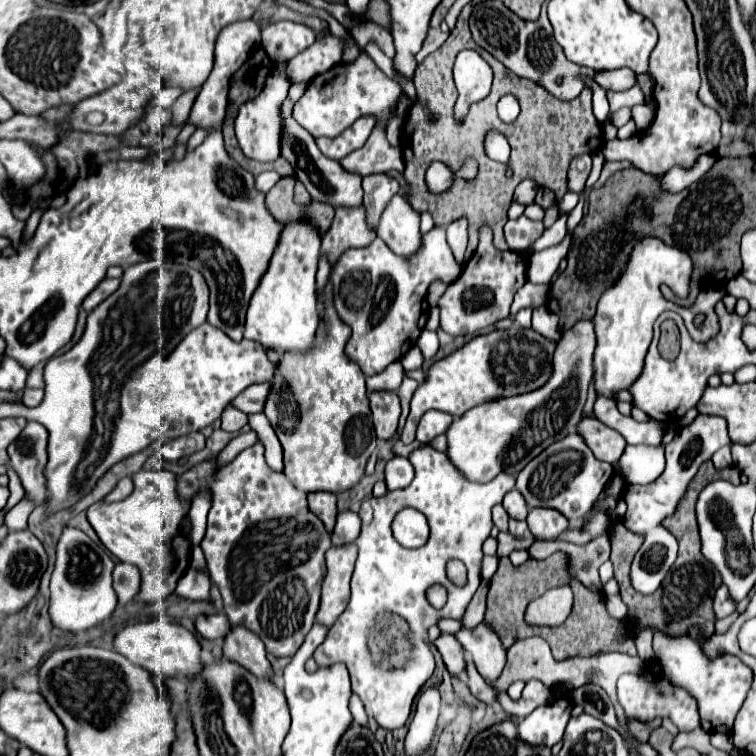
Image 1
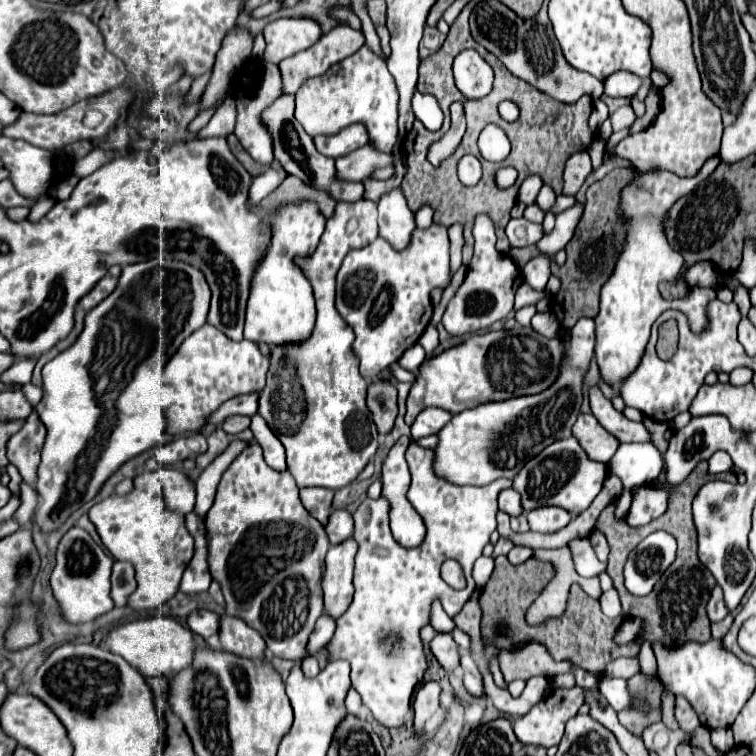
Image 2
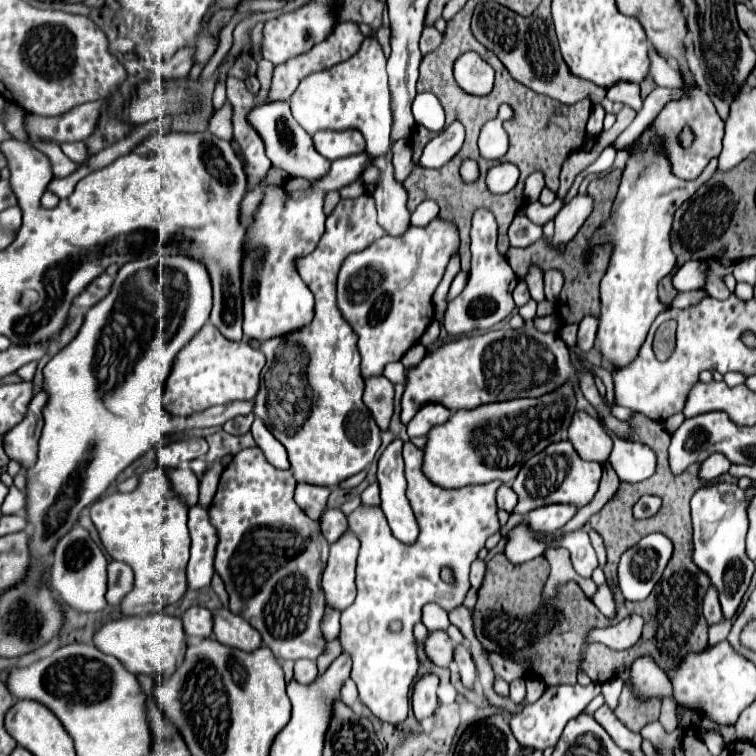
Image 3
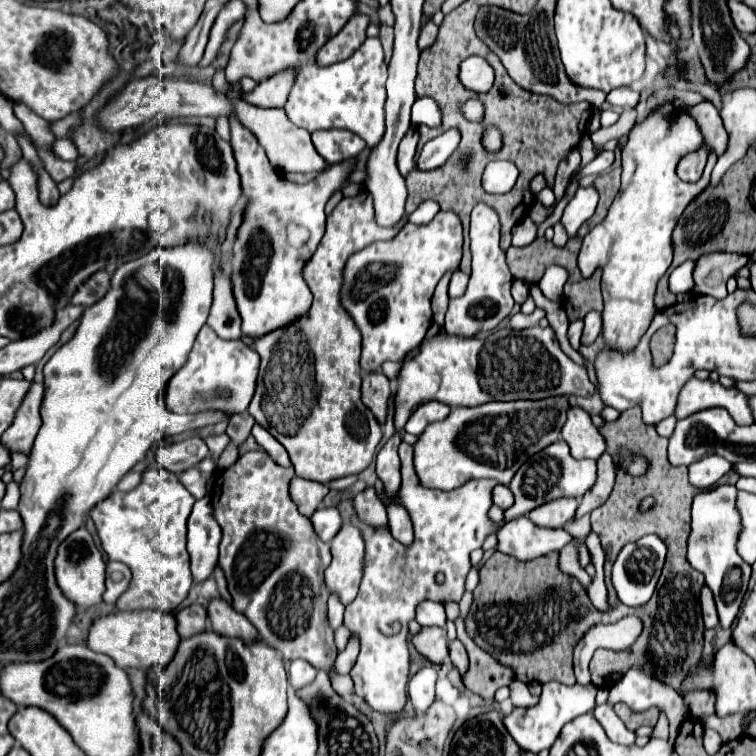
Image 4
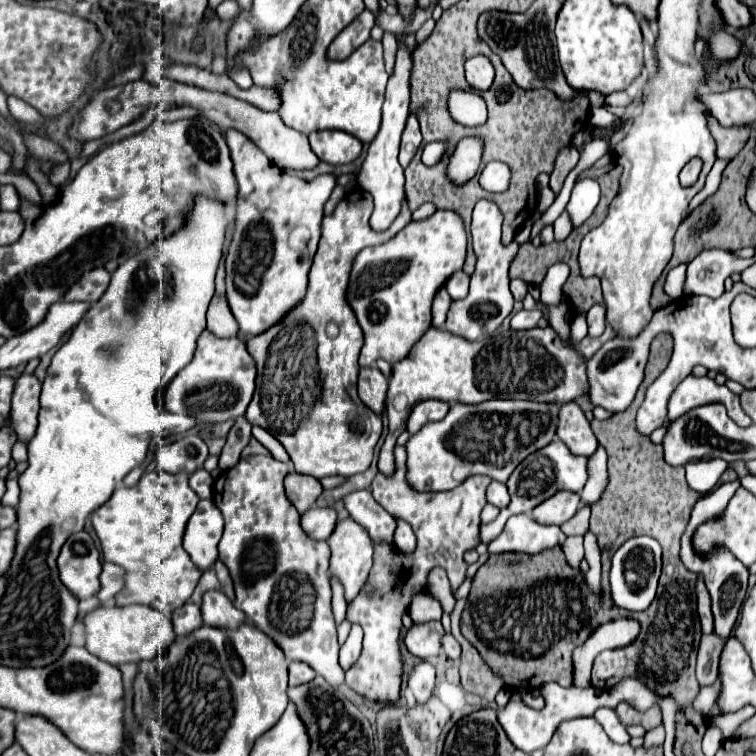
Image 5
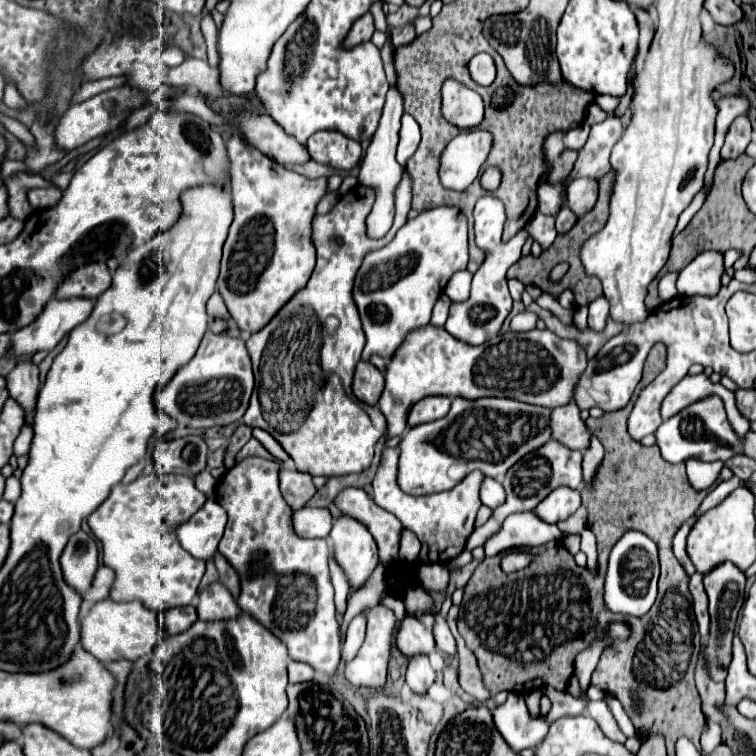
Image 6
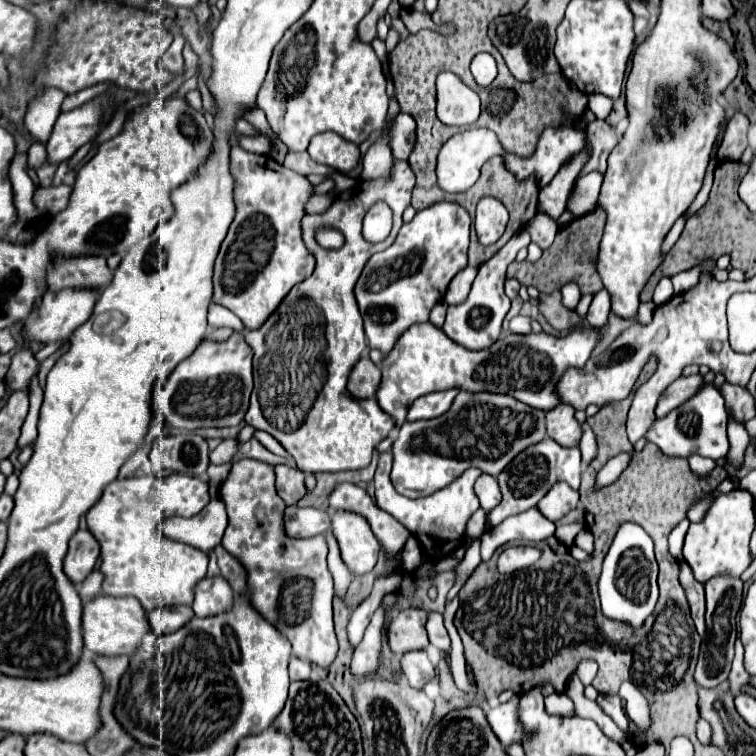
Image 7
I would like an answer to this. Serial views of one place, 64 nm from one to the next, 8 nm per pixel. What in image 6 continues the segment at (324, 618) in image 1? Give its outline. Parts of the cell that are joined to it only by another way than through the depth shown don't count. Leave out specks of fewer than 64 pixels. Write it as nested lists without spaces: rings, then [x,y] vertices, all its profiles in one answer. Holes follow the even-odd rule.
[[[342,514],[334,520],[330,542],[334,558],[344,568],[350,586],[362,586],[380,562],[376,540],[368,528],[360,520]]]

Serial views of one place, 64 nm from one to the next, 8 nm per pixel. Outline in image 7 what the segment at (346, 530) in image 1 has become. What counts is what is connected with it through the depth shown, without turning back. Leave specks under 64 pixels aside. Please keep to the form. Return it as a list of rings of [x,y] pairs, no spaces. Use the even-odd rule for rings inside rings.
[[[286,506],[284,510],[284,530],[290,538],[310,538],[316,534],[326,534],[330,528],[330,518],[324,510]]]

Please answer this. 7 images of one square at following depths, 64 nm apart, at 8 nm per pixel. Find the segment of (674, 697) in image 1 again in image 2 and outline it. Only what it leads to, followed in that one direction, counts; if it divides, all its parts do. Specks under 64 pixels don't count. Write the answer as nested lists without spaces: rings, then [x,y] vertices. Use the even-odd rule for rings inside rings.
[[[608,678],[606,682],[600,682],[600,694],[616,712],[632,704],[632,696],[628,694],[624,678]],[[682,696],[676,698],[676,720],[680,724],[680,730],[684,730],[686,734],[694,732],[700,726],[700,720],[698,720],[694,708]]]

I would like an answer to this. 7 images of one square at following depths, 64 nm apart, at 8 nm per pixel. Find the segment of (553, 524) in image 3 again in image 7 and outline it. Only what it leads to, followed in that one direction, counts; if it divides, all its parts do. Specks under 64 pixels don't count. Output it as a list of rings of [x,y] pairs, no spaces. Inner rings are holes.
[[[556,482],[550,488],[550,492],[540,500],[538,508],[548,520],[556,522],[558,518],[562,518],[570,510],[574,510],[578,506],[578,500],[580,500],[580,496],[576,490],[572,490],[566,482]]]

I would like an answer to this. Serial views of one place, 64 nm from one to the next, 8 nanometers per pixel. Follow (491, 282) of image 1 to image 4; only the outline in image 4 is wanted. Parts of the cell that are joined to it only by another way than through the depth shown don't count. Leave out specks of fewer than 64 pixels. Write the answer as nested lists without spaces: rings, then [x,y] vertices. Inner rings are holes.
[[[480,202],[470,216],[470,250],[472,253],[471,274],[468,290],[462,298],[452,298],[446,312],[444,330],[454,336],[472,338],[478,332],[494,330],[512,310],[514,298],[510,294],[512,274],[506,264],[506,252],[500,248],[500,220],[494,208]]]

